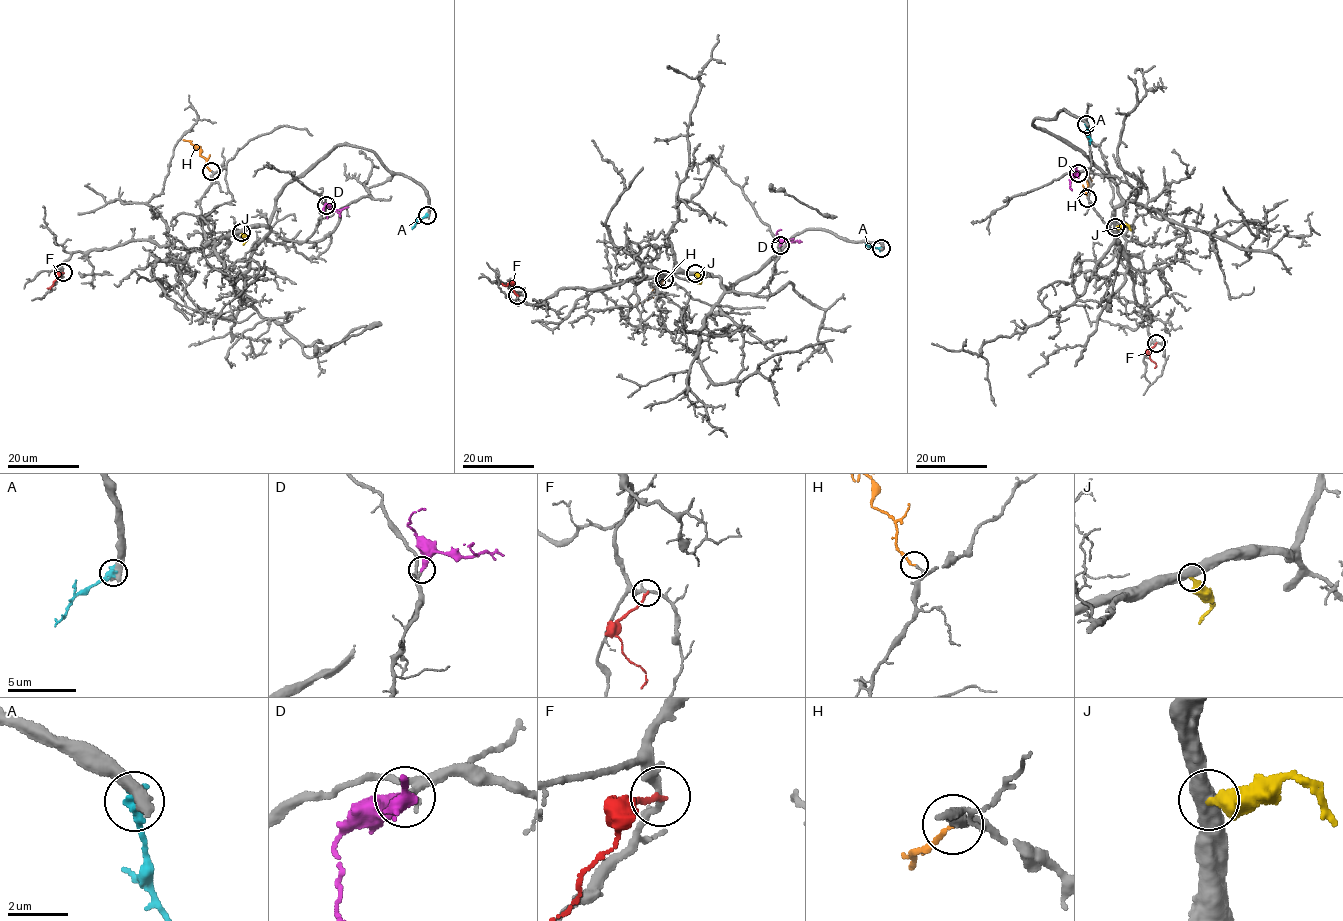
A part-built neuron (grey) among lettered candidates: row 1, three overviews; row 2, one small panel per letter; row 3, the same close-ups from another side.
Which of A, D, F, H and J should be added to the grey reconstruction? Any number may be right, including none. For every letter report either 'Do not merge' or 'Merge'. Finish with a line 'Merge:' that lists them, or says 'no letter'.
A: Do not merge
D: Merge
F: Do not merge
H: Merge
J: Do not merge
Merge: D, H

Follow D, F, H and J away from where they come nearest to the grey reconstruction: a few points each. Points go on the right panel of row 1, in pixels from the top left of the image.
D: (1077, 173), (1069, 179), (1072, 190)
F: (1156, 342), (1148, 351), (1155, 368)
H: (1087, 197), (1087, 182), (1091, 180)
J: (1115, 227), (1126, 224), (1131, 230)

